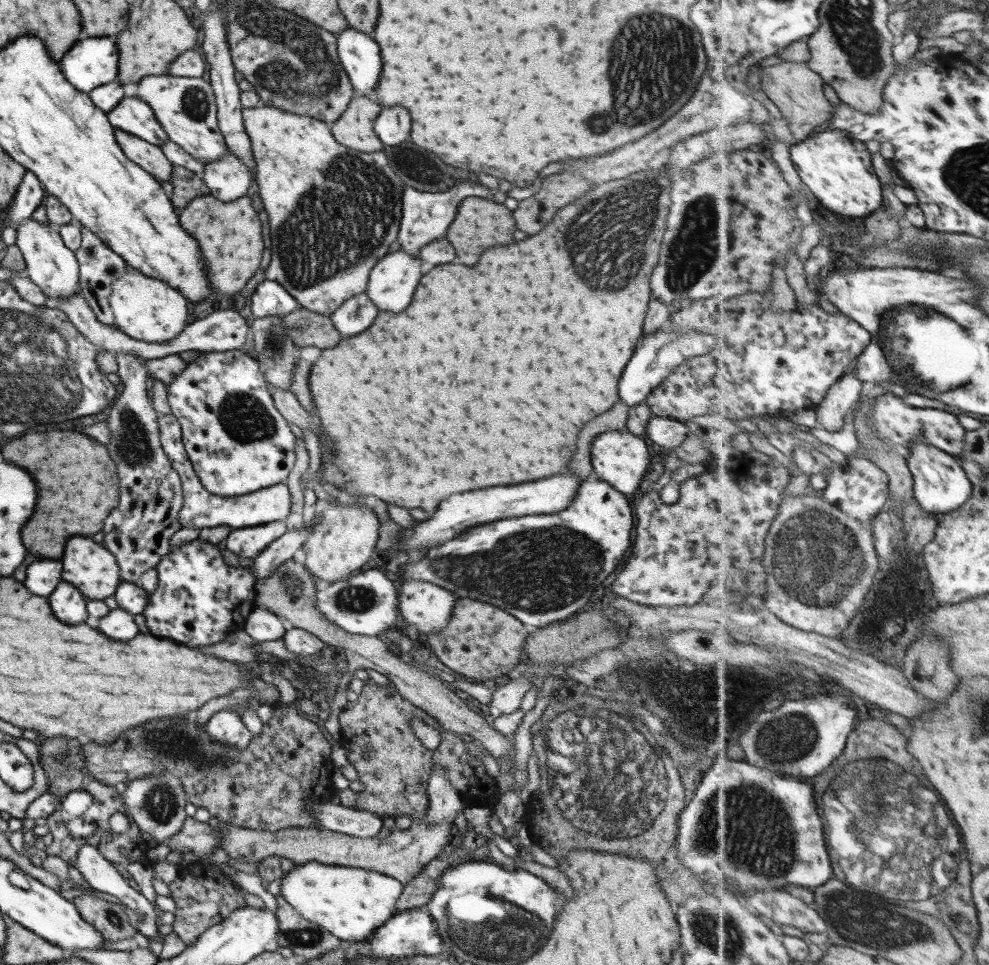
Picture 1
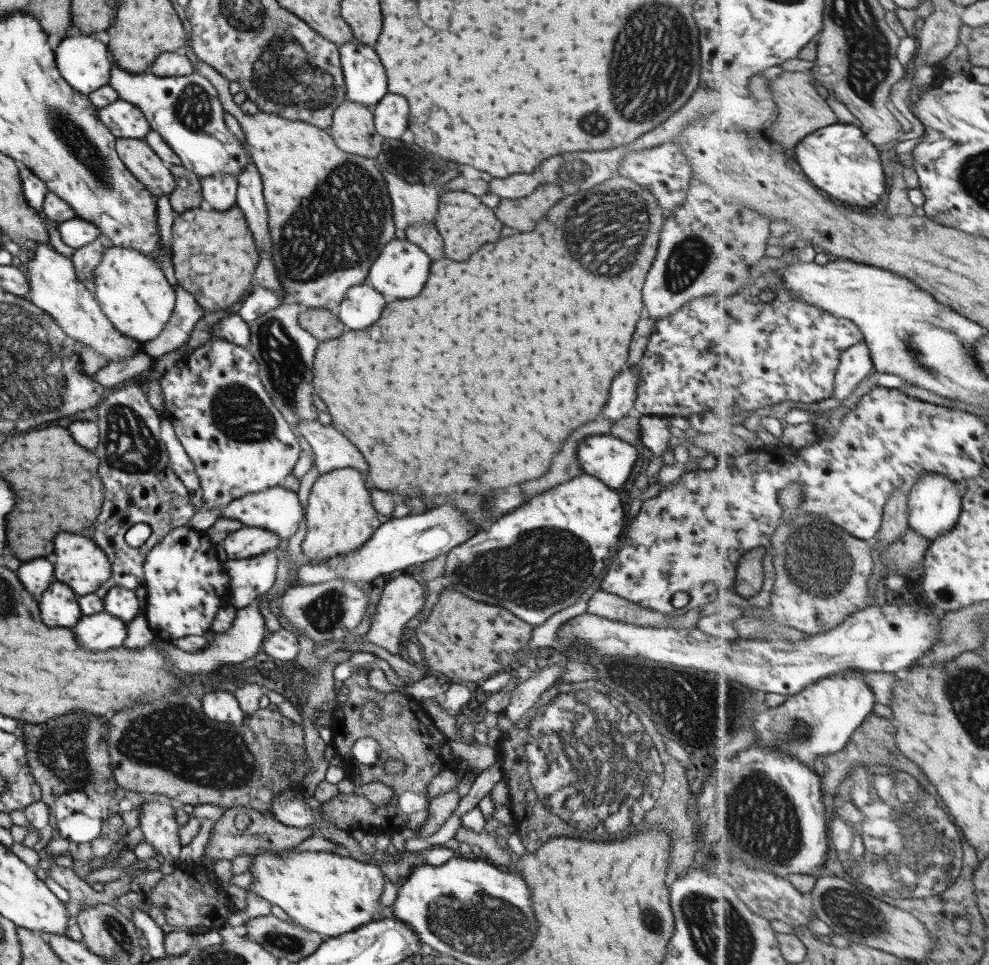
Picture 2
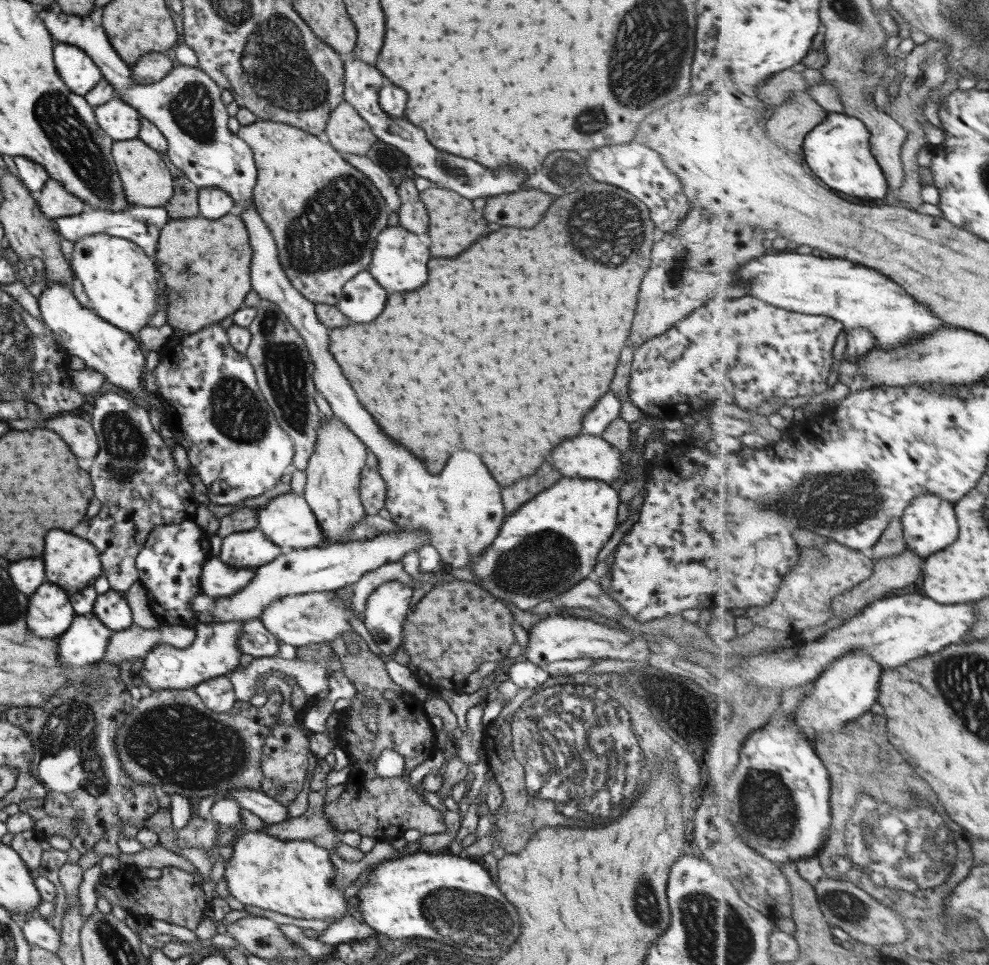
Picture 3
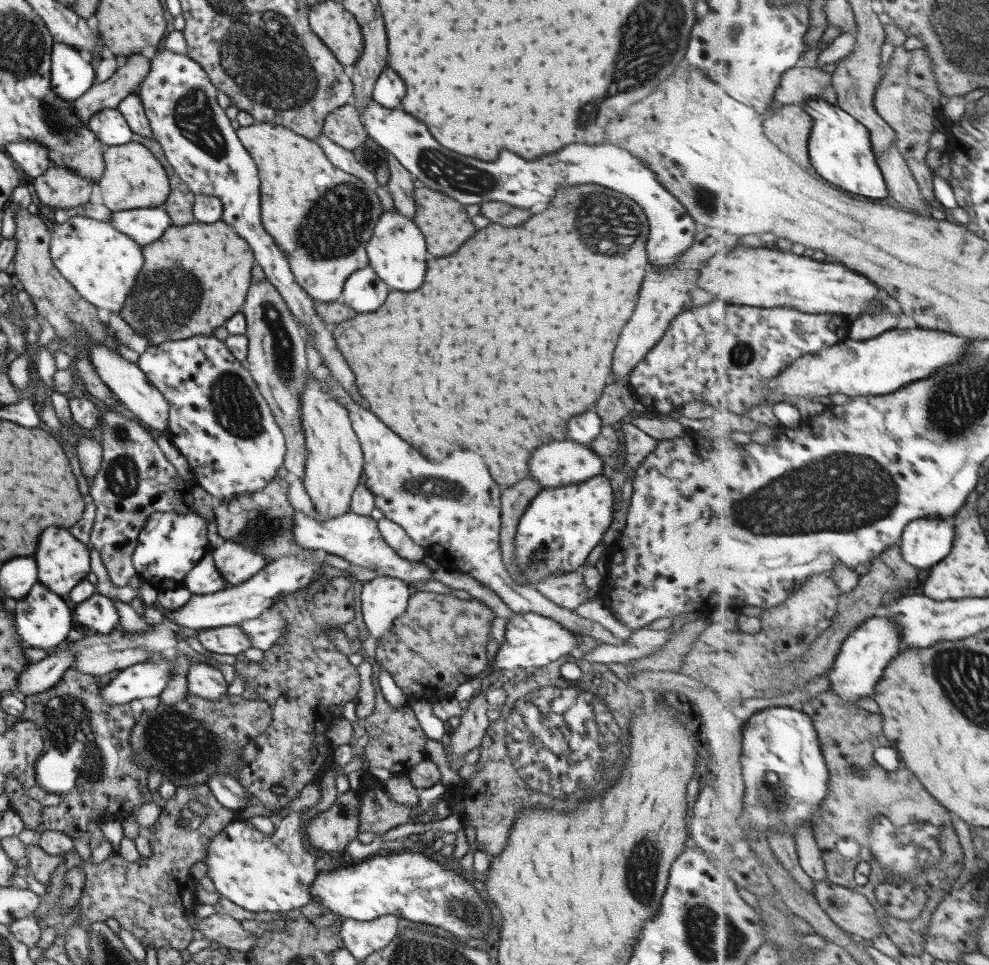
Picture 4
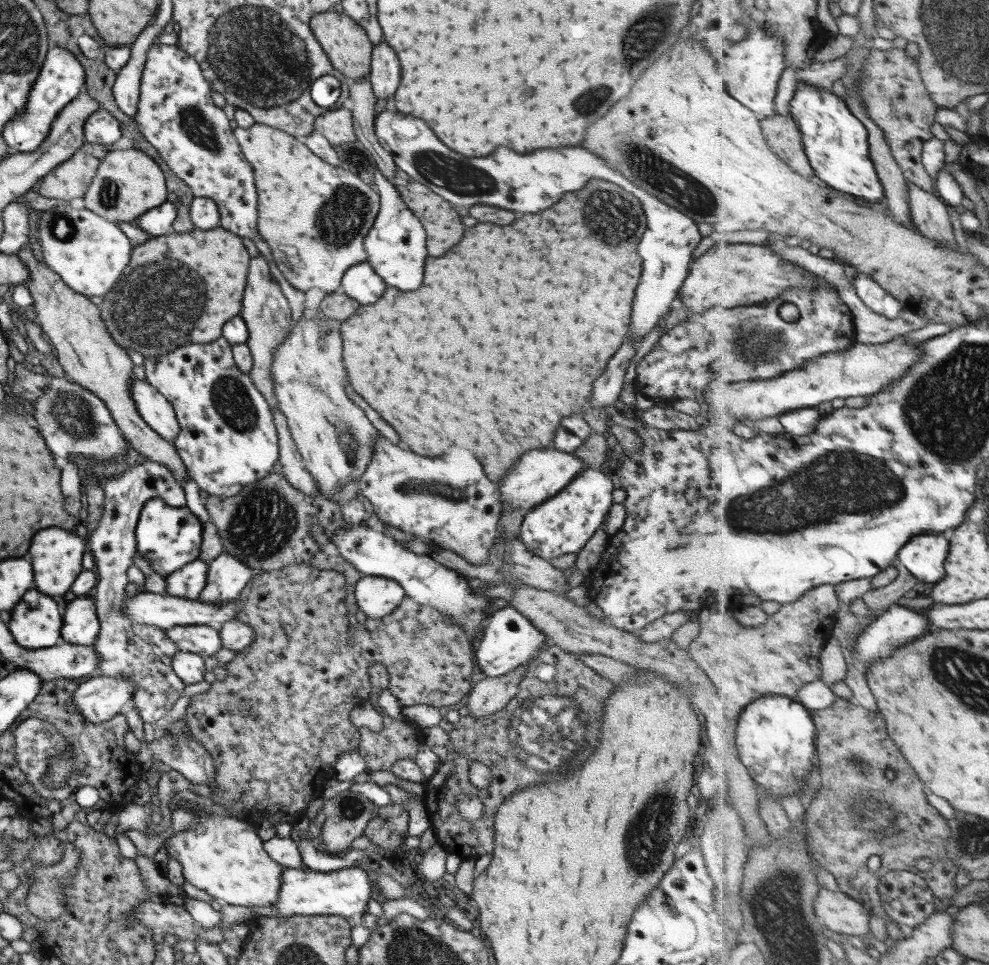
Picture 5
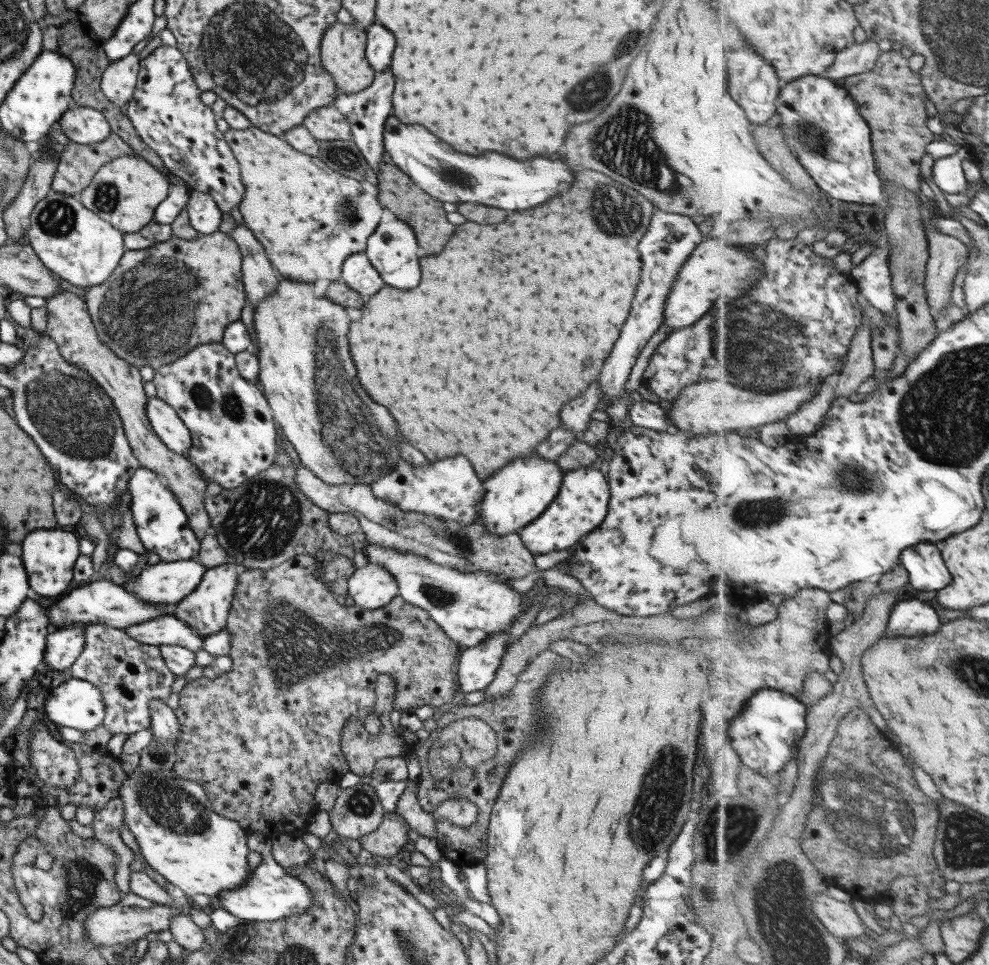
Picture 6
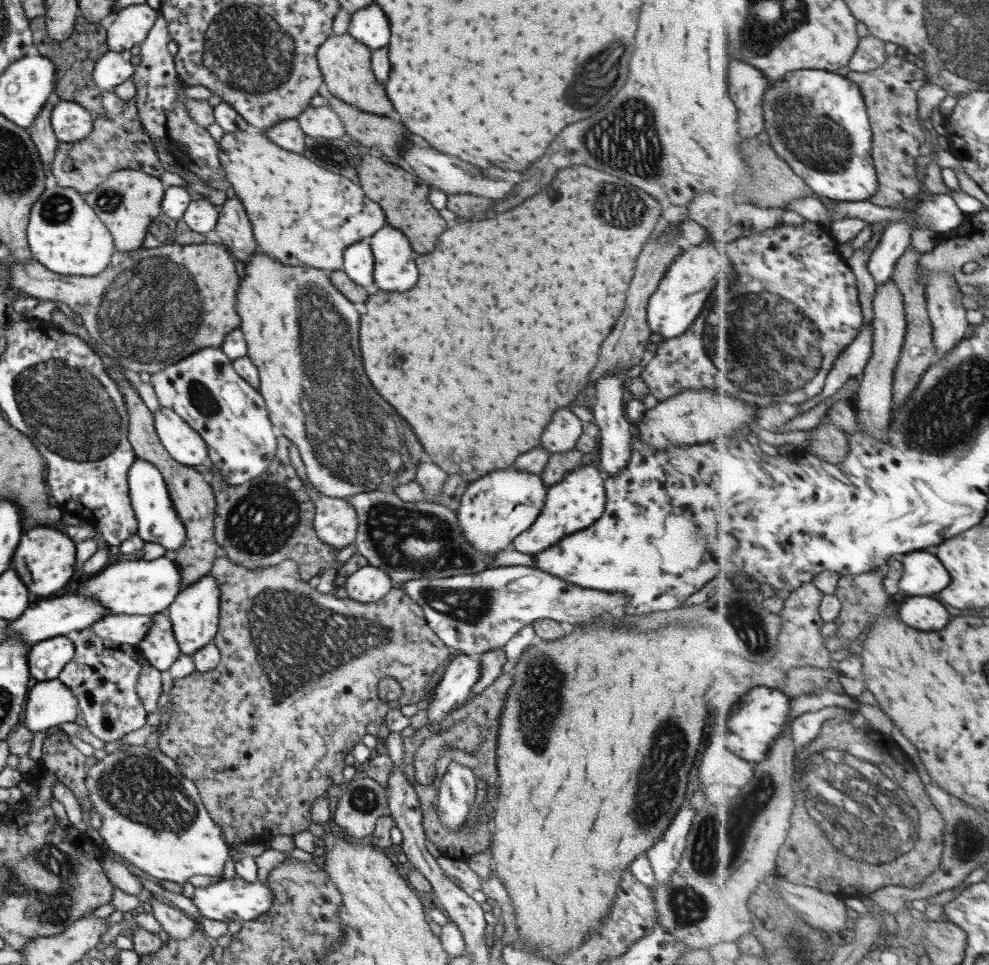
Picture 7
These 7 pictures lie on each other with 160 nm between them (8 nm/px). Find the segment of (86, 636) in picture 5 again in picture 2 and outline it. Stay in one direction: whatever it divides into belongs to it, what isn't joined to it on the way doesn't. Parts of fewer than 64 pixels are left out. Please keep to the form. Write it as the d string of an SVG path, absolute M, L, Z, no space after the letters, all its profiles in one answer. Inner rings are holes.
M114 585L103 599L104 611L116 616L127 625L132 619L140 614L140 602L136 597L135 590L122 588Z

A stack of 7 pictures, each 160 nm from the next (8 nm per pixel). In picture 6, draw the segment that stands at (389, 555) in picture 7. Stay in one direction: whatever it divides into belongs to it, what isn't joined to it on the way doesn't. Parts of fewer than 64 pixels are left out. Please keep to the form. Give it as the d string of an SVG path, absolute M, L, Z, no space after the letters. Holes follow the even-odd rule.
M294 464L292 466L297 470L298 490L316 506L329 513L353 514L359 520L360 530L366 535L367 544L414 554L462 573L484 571L514 579L528 576L530 572L534 572L534 568L537 570L534 565L535 556L524 547L518 532L500 536L491 534L480 522L463 525L458 521L445 521L434 515L406 512L394 503L374 496L370 485L362 483L330 485L314 476L314 473L303 464L300 467Z

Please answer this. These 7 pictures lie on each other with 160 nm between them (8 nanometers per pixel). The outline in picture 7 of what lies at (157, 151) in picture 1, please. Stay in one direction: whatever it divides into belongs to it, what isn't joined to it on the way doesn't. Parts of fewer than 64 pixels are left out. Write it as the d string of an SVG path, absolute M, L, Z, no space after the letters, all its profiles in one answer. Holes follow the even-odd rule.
M124 168L110 174L100 186L84 195L84 198L110 231L115 250L131 252L131 250L144 248L143 242L150 223L162 214L161 202L164 191L164 184L159 178L141 170Z

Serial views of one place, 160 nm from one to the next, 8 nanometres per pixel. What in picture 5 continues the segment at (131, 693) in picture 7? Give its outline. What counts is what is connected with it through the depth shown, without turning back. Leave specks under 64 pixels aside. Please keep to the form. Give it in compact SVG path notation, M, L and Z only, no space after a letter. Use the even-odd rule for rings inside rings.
M144 458L141 463L122 472L120 477L112 475L106 479L103 492L105 496L101 521L90 537L85 537L98 575L94 601L100 628L93 642L94 650L99 656L98 674L110 678L127 676L136 689L128 708L136 708L143 722L154 724L168 714L186 687L171 665L173 656L182 650L165 635L166 628L132 622L121 612L127 597L125 588L129 583L126 572L134 564L137 552L135 528L144 503L150 498L160 498L168 506L182 508L186 507L186 497L182 484L176 481L168 467Z

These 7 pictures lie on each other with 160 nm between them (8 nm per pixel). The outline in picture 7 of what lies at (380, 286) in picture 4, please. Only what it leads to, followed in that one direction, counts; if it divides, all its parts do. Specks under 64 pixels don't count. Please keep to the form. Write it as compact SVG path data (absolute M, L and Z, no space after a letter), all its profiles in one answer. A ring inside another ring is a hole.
M368 238L351 244L343 256L342 270L360 286L366 288L369 294L378 290L373 277L374 257Z

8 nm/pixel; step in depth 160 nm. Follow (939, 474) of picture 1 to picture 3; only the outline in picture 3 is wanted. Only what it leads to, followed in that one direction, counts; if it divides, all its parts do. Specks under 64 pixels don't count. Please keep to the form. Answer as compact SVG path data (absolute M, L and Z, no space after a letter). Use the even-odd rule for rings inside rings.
M930 493L915 498L915 501L902 519L909 548L914 550L914 553L918 553L924 560L928 560L932 555L936 555L936 552L946 550L960 536L956 503L950 502L936 494Z

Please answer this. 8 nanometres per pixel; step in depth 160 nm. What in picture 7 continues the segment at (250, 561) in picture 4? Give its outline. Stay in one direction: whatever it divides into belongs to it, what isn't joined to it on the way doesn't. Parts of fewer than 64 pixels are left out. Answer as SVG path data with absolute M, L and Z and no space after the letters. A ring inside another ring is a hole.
M208 574L179 592L166 614L182 655L193 655L216 636L219 623L220 593L216 579Z

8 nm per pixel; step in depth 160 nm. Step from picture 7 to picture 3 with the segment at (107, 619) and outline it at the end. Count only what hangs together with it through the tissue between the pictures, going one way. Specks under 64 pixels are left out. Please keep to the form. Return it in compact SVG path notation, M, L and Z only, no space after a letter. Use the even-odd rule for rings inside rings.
M258 619L244 621L241 635L237 640L240 652L254 657L274 656L278 654L280 644L282 642L279 642Z

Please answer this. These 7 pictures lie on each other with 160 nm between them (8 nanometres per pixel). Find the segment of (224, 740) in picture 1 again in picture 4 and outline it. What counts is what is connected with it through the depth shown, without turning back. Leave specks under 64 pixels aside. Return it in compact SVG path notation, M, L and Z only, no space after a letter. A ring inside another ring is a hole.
M202 659L189 667L186 678L191 695L216 702L228 696L229 686L220 669L203 662Z

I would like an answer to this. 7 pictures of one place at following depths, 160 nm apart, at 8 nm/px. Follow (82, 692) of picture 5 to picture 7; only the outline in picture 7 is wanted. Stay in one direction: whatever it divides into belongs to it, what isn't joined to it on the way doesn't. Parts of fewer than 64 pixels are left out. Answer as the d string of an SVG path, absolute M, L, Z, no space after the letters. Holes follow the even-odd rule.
M57 678L36 683L28 692L24 724L30 732L39 734L63 722L75 722L78 699Z

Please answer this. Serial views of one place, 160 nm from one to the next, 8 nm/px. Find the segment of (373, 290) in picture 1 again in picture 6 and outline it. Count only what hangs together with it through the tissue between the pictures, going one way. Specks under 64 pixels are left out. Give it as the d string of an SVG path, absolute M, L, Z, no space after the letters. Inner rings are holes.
M392 72L375 73L374 80L370 86L350 95L337 96L331 102L330 106L337 108L350 123L351 138L356 146L362 151L366 162L372 167L377 174L379 171L379 164L382 161L382 154L385 148L383 147L383 134L387 118L390 110L392 110L392 92L394 92L394 78ZM400 218L394 221L379 223L378 228L368 237L366 256L369 258L370 264L379 272L382 280L388 286L400 288L400 290L410 290L414 286L418 286L420 282L420 266L418 266L418 258L420 258L419 242L413 228Z

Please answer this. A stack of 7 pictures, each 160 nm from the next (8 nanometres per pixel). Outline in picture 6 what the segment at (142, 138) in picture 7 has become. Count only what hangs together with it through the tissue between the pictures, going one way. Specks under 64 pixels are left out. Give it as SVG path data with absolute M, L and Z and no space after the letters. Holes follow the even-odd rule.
M116 134L104 140L68 146L62 152L51 187L59 193L81 193L92 181L102 165L122 156L135 156L135 150Z

